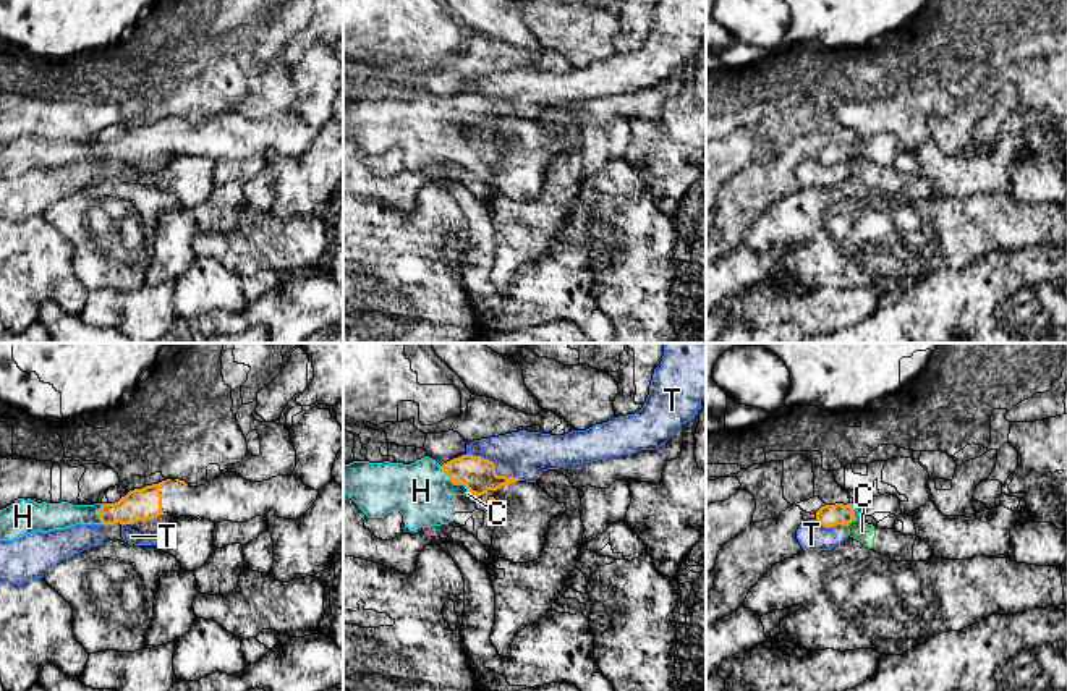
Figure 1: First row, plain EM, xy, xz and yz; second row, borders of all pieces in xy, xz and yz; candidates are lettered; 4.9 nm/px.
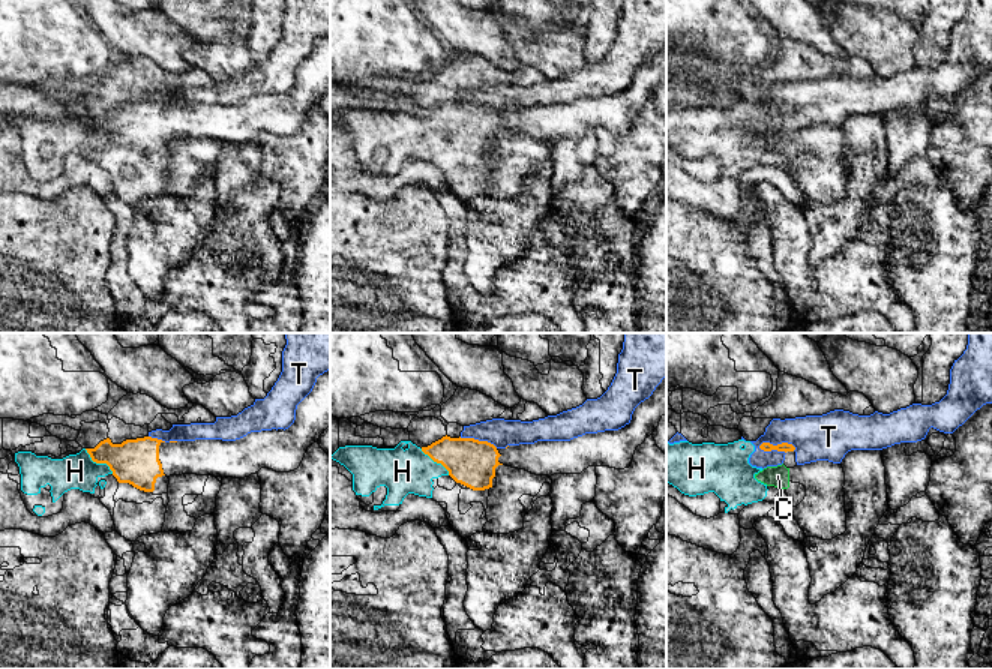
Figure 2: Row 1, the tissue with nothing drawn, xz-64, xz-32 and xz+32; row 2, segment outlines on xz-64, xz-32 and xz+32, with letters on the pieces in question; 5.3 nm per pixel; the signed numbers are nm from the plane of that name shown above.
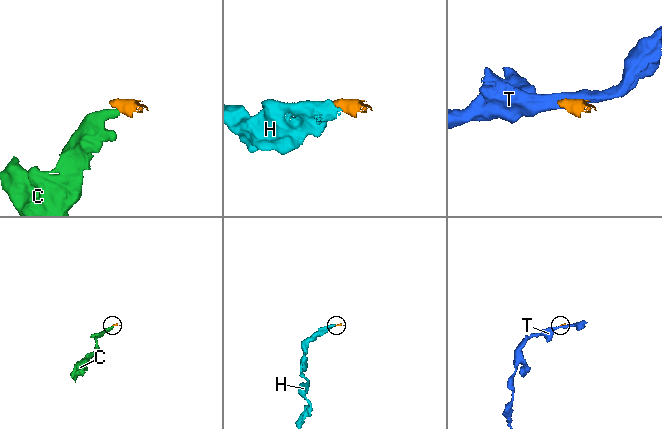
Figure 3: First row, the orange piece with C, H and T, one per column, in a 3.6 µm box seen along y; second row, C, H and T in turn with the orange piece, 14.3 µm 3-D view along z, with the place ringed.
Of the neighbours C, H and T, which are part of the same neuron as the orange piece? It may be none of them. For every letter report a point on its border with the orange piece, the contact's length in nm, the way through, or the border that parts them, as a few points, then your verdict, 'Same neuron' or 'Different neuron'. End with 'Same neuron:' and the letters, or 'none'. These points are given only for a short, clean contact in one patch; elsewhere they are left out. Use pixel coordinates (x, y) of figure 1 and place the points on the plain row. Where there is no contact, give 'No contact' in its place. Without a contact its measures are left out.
C: Touches orange at yz (850, 159). Shared border 60 nm. Boundary: yz (855, 157), (847, 164). Different neuron
H: Touches orange at xz (454, 120). Shared border 190 nm. Path across: xz (478, 112), (462, 112), (454, 120), (437, 120), (421, 128). Same neuron
T: Touches orange at xz (494, 105). Shared border 300 nm. Boundary: xz (467, 91), (488, 96), (497, 112), (517, 114), (520, 117). Different neuron
Same neuron: H

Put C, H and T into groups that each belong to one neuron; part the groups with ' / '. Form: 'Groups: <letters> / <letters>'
Groups: C / H / T

